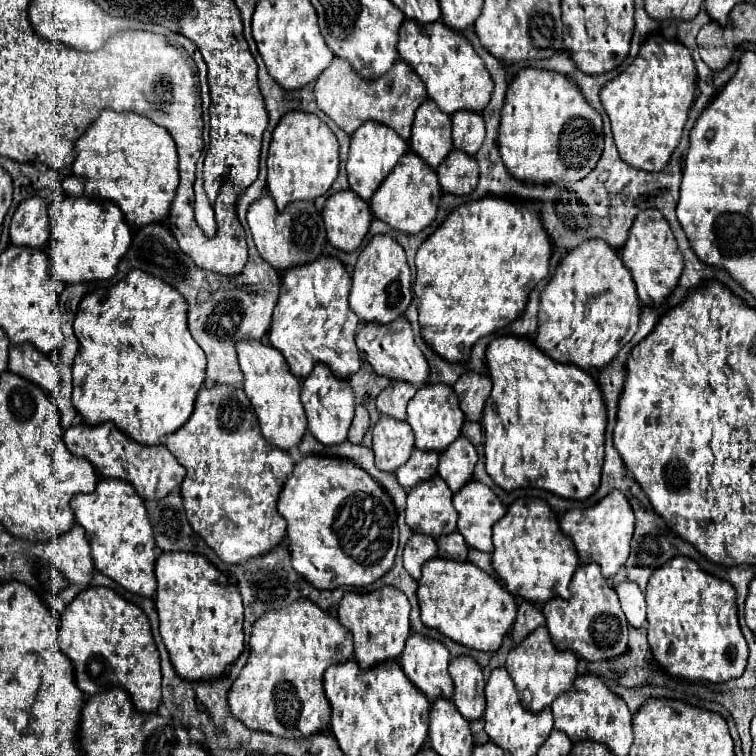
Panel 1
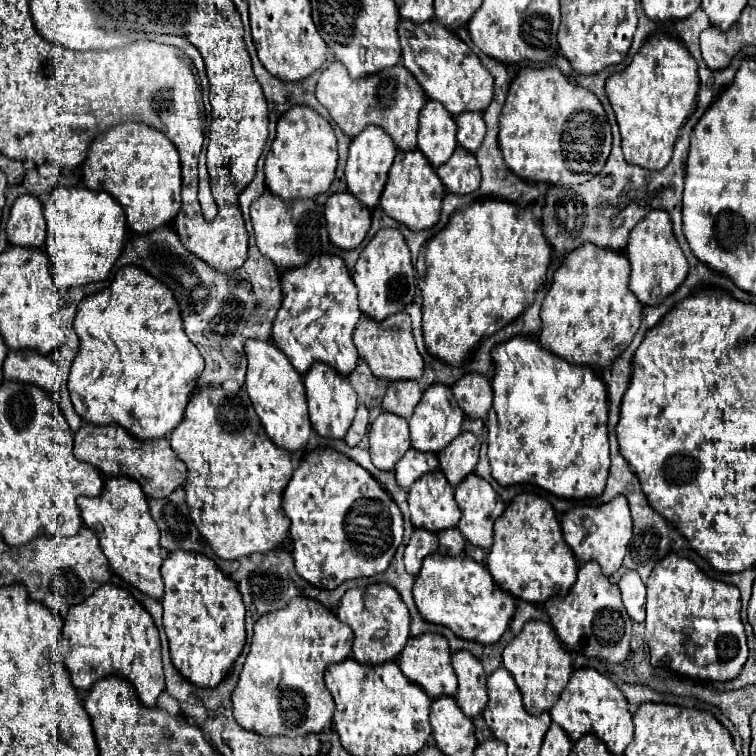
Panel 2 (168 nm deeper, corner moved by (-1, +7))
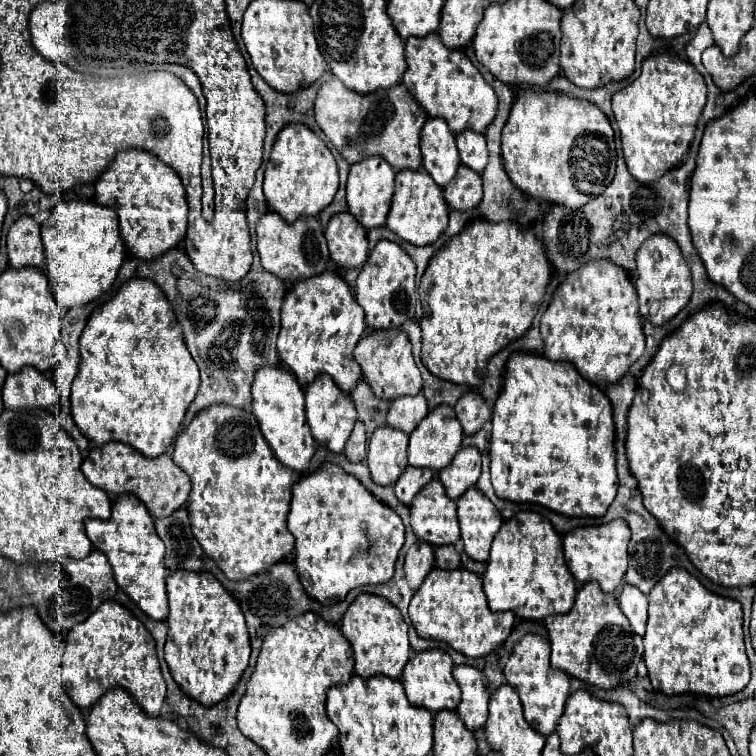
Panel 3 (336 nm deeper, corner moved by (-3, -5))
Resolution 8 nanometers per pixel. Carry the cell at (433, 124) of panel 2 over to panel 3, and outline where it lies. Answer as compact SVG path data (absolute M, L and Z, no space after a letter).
M428 118L420 134L420 148L424 156L422 166L432 176L432 180L444 188L456 176L460 166L456 138L450 128L446 128L444 120Z

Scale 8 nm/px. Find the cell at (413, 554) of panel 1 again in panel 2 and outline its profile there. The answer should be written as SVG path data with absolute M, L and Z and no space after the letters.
M414 528L410 542L404 550L404 564L406 564L406 572L416 576L420 572L422 560L428 554L434 554L438 550L438 538L434 532L424 530L424 528Z

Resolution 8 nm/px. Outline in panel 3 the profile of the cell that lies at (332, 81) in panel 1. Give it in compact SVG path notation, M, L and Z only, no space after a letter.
M332 78L318 90L314 118L332 146L350 164L356 164L370 156L380 156L396 172L418 170L422 166L420 130L426 124L428 116L426 112L422 112L422 106L418 106L418 102L406 92L404 84L360 96L356 92L350 92L338 78Z

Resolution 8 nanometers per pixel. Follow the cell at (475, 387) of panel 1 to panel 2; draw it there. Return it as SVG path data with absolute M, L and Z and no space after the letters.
M468 372L454 382L452 392L460 400L460 408L470 418L484 418L492 408L492 388L490 378L484 374Z

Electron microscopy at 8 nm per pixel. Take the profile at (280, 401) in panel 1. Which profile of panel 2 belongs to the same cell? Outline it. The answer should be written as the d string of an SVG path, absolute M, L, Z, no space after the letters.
M246 340L246 358L248 358L248 374L246 374L246 392L254 404L256 414L262 420L266 434L272 442L284 450L304 448L308 436L312 432L308 420L308 408L304 400L302 374L298 374L288 358L276 348L272 340Z

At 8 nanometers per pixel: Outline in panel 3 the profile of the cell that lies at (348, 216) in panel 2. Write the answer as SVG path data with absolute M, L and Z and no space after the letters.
M348 212L334 214L326 226L330 258L342 268L362 268L368 258L366 230Z

